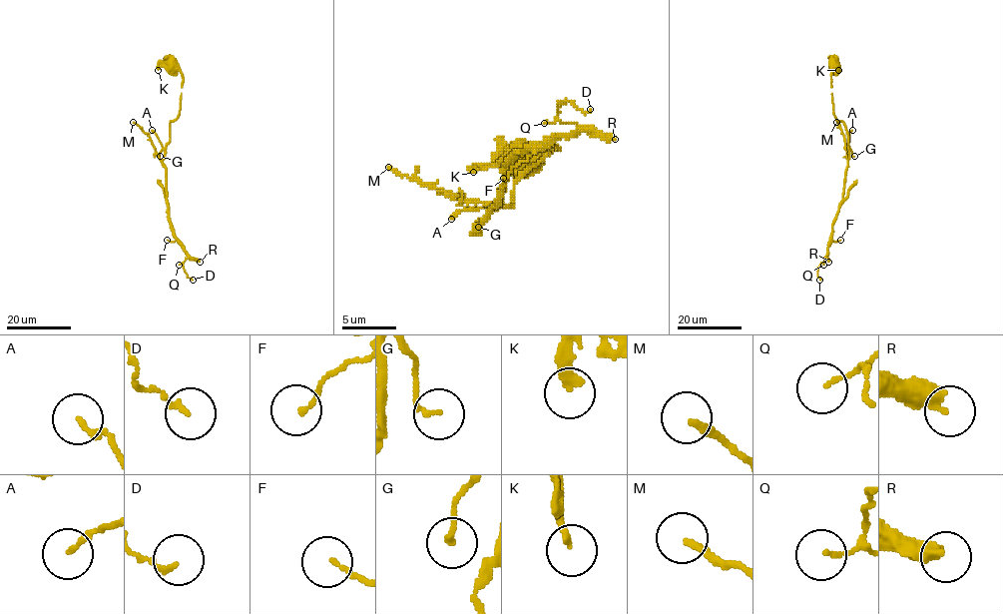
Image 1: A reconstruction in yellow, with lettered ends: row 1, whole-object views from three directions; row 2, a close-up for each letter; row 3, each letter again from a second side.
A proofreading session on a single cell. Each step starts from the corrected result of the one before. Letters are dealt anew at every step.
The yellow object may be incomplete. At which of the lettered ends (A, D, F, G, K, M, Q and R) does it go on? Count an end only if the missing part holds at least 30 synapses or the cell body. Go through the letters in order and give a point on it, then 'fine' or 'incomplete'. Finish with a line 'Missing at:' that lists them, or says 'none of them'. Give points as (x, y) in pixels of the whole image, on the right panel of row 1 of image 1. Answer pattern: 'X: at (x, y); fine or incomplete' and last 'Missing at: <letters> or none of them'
A: at (852, 130); fine
D: at (819, 280); fine
F: at (840, 240); fine
G: at (854, 156); fine
K: at (838, 70); fine
M: at (836, 122); incomplete
Q: at (823, 265); fine
R: at (828, 262); incomplete
Missing at: M, R

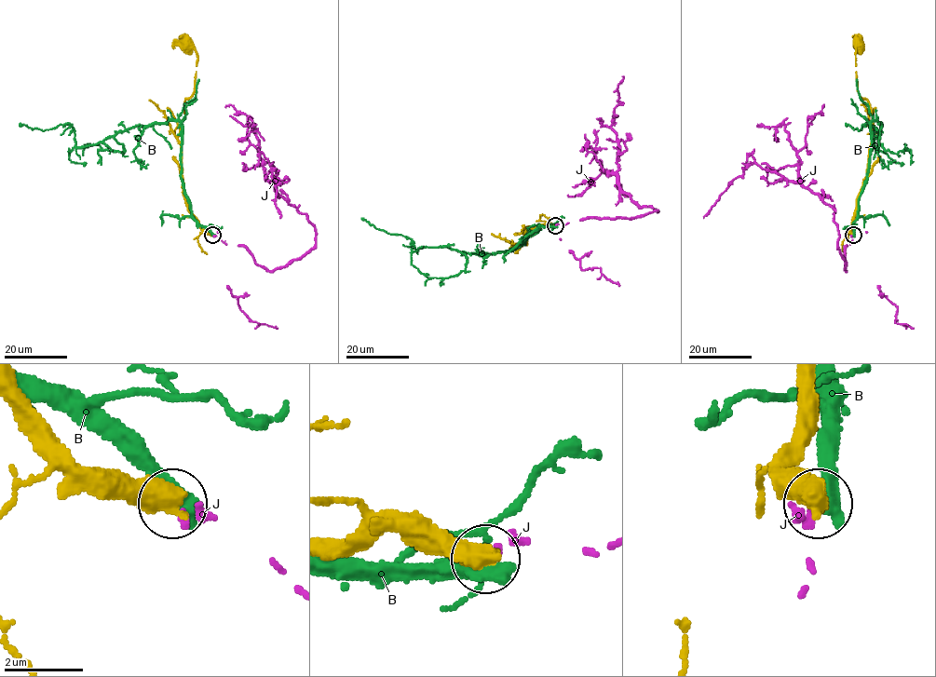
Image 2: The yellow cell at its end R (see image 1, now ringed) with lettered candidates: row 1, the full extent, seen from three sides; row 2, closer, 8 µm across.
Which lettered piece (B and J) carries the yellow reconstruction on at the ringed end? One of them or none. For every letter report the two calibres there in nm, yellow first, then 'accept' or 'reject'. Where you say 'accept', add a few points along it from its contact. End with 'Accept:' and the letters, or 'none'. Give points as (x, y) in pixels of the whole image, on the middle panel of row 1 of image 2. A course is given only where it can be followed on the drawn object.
B: calibres 600 and 600 nm; reject
J: calibres 480 and 220 nm; reject
Accept: none

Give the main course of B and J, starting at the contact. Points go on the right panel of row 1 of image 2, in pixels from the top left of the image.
B: (853, 234), (867, 177), (870, 124), (882, 126), (875, 147), (876, 128), (845, 124)
J: (852, 236), (845, 250), (846, 270), (838, 248), (834, 209), (807, 188), (755, 163), (728, 184), (703, 218)

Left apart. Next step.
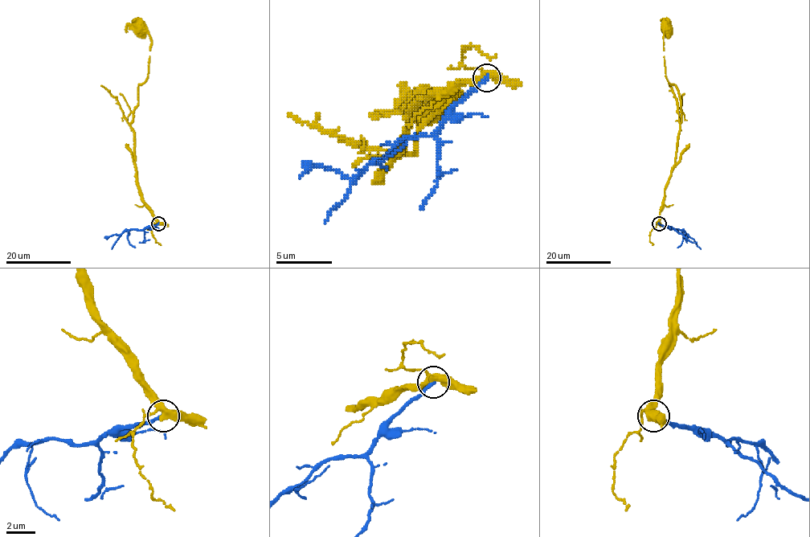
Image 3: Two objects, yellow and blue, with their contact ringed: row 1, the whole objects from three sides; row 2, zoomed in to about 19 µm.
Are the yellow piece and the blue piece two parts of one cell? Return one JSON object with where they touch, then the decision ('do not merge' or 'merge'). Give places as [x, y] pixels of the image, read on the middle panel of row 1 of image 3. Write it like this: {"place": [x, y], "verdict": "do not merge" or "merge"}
{"place": [487, 78], "verdict": "do not merge"}

